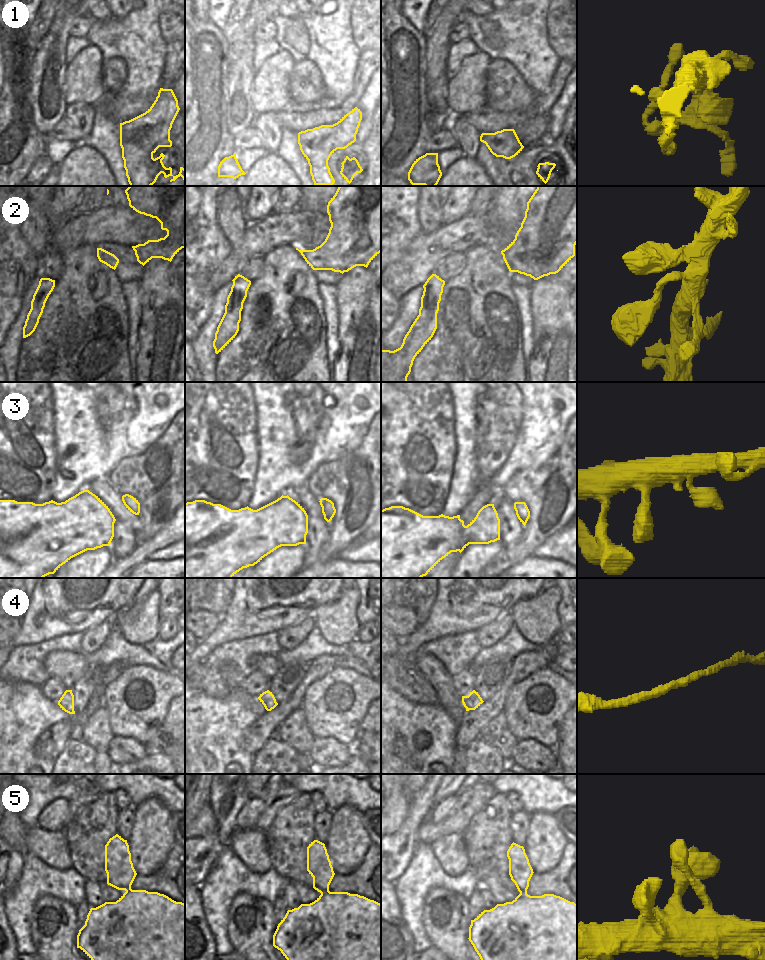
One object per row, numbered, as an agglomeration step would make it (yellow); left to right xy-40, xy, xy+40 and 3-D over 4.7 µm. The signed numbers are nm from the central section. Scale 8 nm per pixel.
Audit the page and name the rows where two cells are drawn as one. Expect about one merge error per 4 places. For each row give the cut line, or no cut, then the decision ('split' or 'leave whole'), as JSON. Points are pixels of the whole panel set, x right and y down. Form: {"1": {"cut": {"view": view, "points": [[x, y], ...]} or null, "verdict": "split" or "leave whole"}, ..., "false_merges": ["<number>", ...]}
{"1": {"cut": null, "verdict": "leave whole"}, "2": {"cut": null, "verdict": "leave whole"}, "3": {"cut": null, "verdict": "leave whole"}, "4": {"cut": null, "verdict": "leave whole"}, "5": {"cut": null, "verdict": "leave whole"}, "false_merges": []}

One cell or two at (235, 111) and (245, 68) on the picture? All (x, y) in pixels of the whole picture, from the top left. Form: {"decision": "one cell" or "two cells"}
{"decision": "one cell"}

